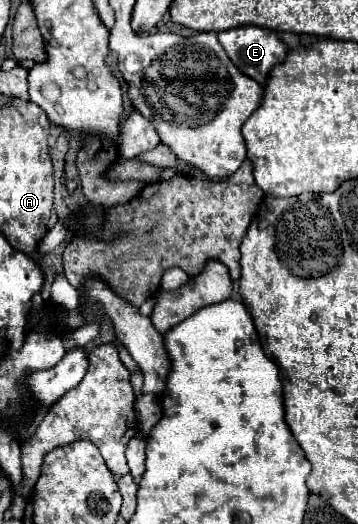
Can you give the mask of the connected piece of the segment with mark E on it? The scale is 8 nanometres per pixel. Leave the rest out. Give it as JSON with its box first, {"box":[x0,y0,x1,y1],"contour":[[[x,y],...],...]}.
{"box":[218,27,288,85],"contour":[[[236,27],[218,33],[218,41],[232,63],[248,77],[264,85],[268,71],[284,61],[288,47],[274,31],[260,27]]]}

